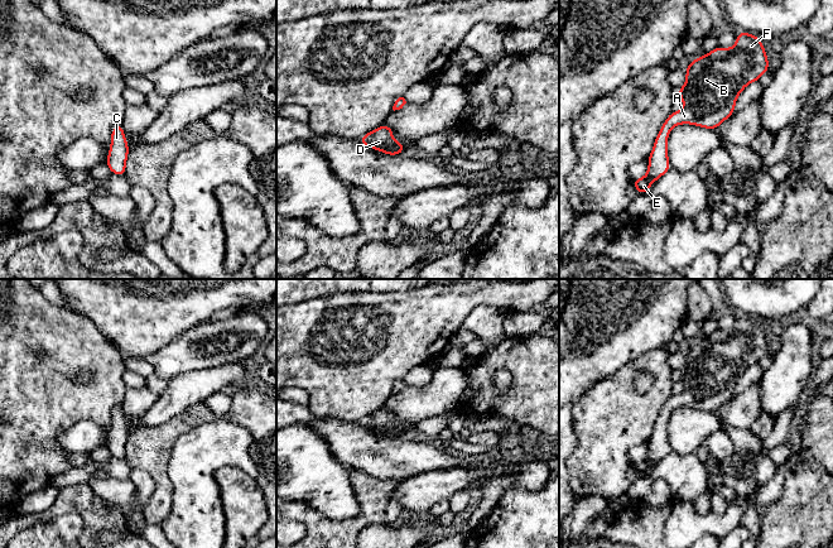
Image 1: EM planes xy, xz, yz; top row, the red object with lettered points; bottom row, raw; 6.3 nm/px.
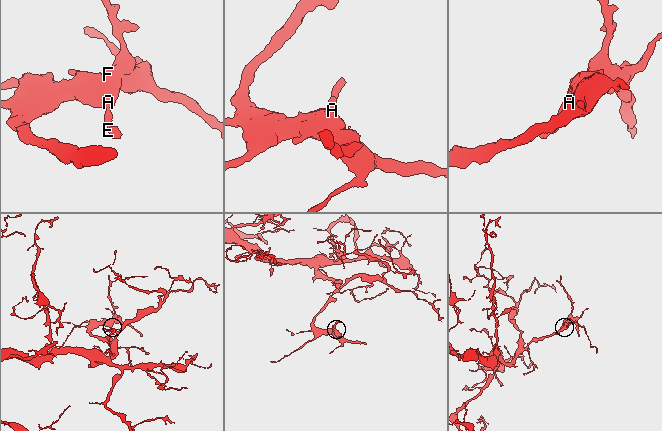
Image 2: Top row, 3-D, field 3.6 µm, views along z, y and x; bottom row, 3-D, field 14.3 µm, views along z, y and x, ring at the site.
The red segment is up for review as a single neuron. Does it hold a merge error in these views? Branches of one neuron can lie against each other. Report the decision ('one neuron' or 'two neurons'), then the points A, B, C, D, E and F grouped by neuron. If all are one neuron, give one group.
one neuron; A B C D E F

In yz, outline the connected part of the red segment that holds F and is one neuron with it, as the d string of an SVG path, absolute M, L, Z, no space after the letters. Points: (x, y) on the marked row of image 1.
M738 32L736 45L727 49L717 47L708 54L703 54L698 59L693 59L685 68L687 80L684 86L676 91L676 95L683 100L684 109L673 111L655 139L650 157L647 158L649 169L645 177L634 179L632 184L639 194L649 193L650 184L656 182L671 167L668 159L666 141L670 130L679 124L692 124L695 126L716 130L735 110L736 98L742 90L751 82L757 82L759 78L769 71L769 59L762 45L762 40L757 35Z

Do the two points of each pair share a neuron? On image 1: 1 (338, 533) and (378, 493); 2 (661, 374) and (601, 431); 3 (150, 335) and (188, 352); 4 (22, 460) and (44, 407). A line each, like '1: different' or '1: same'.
1: same
2: same
3: different
4: same

